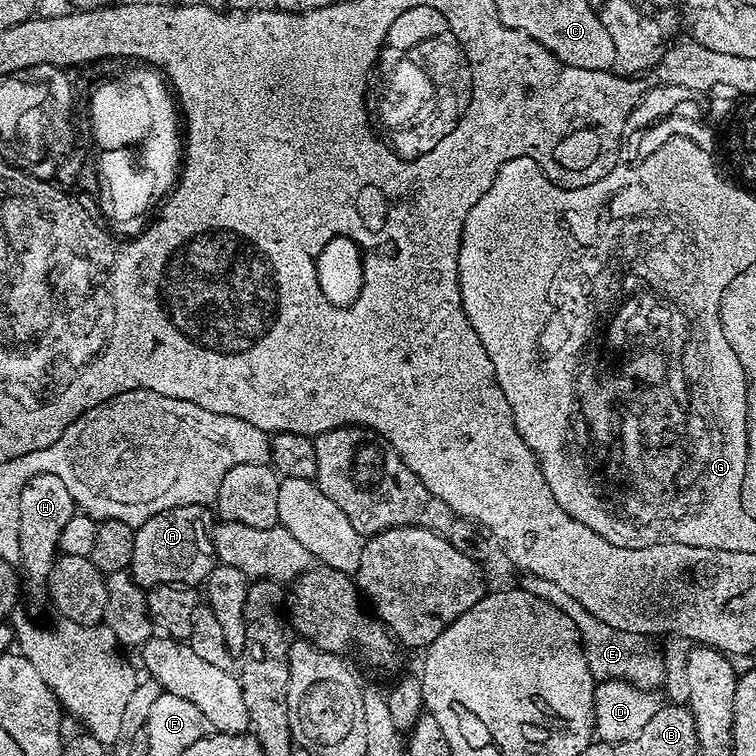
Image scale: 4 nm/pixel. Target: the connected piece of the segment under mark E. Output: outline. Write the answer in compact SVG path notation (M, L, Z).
M566 590L556 592L556 596L552 596L550 606L558 606L558 610L562 610L562 614L566 614L566 618L570 618L570 622L574 622L584 645L584 657L595 680L598 682L624 680L639 689L658 689L657 687L664 680L664 656L652 645L655 643L649 637L636 630L627 628L614 630L614 626L606 626L606 622L594 618L594 614L590 614L590 610L586 610L586 606L582 606L582 602L570 598L570 594L566 594Z

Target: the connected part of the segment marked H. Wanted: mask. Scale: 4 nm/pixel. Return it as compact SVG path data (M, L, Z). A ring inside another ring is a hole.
M38 474L22 486L20 507L16 518L16 533L20 547L19 571L22 573L22 584L36 600L44 600L50 570L54 566L59 549L59 538L66 522L78 512L78 505L73 500L70 490L66 490L66 482L62 478L54 478L54 474Z

